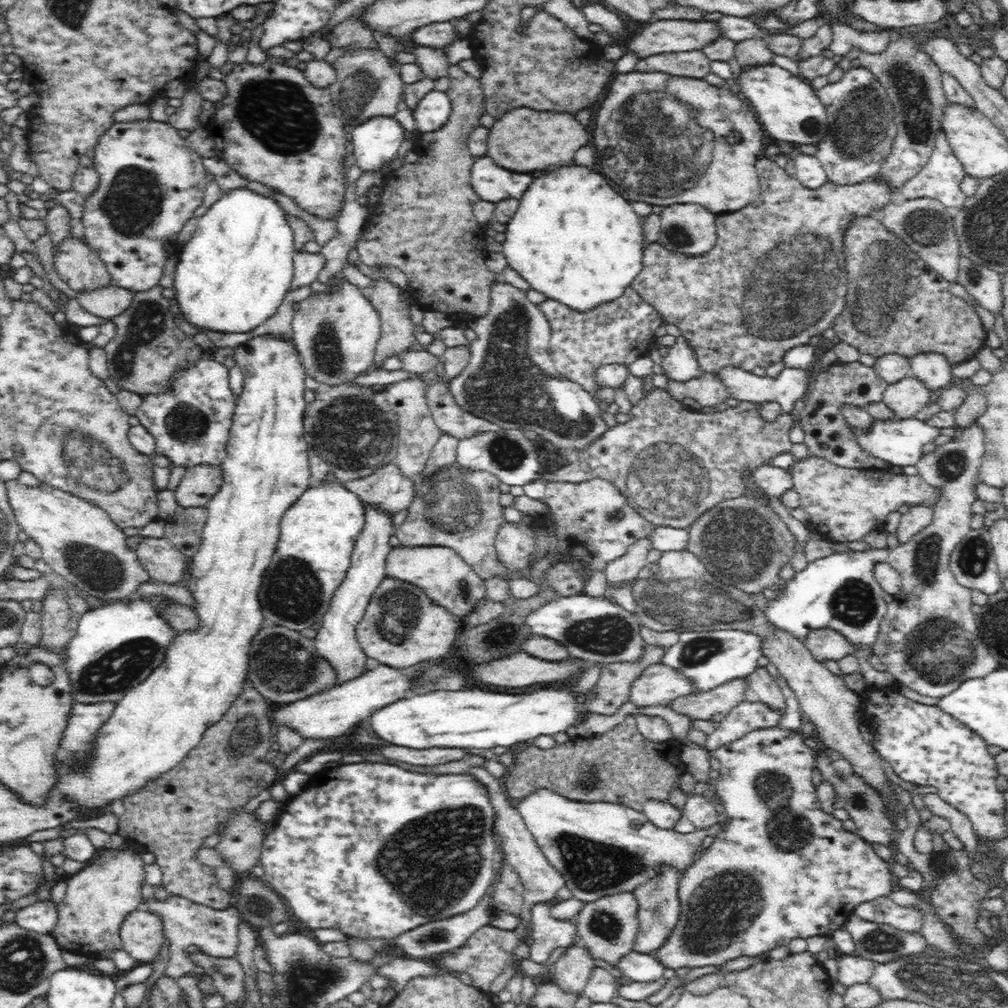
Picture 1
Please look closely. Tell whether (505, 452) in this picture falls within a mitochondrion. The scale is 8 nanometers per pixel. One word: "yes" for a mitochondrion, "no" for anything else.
yes

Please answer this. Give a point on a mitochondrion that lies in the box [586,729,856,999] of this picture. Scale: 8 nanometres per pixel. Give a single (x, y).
(721, 911)

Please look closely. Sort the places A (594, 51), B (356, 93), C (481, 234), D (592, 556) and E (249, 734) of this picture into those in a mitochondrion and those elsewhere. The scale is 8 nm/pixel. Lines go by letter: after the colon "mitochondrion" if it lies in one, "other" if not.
A: other
B: mitochondrion
C: other
D: other
E: mitochondrion

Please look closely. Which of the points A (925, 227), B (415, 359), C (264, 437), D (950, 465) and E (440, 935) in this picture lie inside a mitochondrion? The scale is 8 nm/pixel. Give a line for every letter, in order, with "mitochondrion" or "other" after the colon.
A: mitochondrion
B: other
C: other
D: mitochondrion
E: mitochondrion

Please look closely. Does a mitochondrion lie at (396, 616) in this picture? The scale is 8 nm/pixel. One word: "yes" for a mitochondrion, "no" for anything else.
yes

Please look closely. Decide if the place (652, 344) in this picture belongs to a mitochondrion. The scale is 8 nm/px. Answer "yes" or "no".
no

